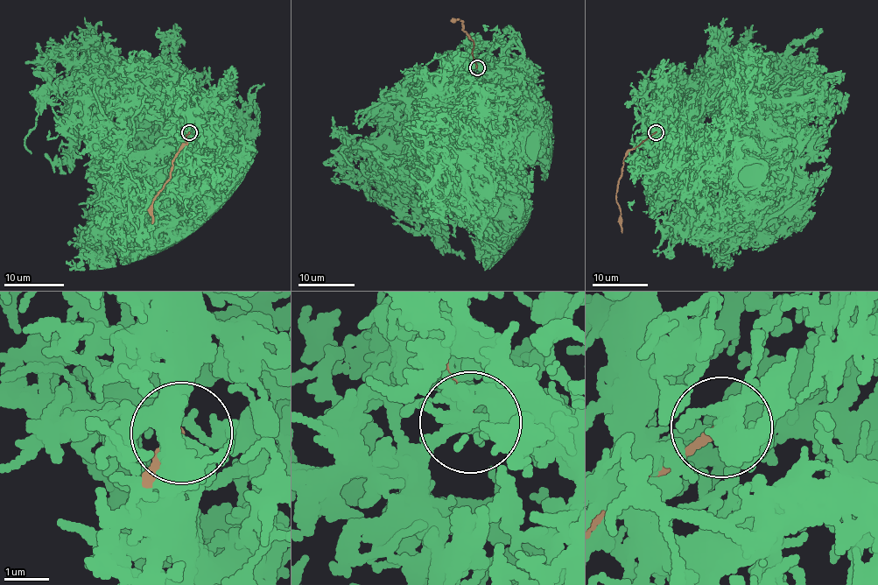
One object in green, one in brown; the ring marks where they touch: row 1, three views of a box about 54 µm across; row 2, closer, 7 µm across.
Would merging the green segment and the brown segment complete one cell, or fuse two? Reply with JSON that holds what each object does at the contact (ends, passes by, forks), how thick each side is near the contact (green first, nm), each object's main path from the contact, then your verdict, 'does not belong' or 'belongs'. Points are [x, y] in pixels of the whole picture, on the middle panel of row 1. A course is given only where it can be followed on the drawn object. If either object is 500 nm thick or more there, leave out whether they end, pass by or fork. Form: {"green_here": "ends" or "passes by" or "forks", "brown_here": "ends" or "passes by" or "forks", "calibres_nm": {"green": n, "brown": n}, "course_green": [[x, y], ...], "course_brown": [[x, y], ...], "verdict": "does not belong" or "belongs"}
{"green_here": "ends", "brown_here": "ends", "calibres_nm": {"green": 200, "brown": 190}, "course_green": [[477, 67], [485, 66], [402, 109], [389, 137], [361, 146], [340, 139], [352, 166]], "course_brown": [[477, 67], [472, 53], [473, 41], [462, 28], [463, 22], [460, 18], [453, 22], [458, 18]], "verdict": "does not belong"}

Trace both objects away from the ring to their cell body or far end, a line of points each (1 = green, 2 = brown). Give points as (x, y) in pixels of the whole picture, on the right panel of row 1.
1: (656, 131), (659, 136), (657, 130), (675, 104), (700, 106), (697, 137), (705, 143), (715, 164), (731, 168)
2: (656, 131), (632, 149), (622, 159), (615, 195), (621, 232)

